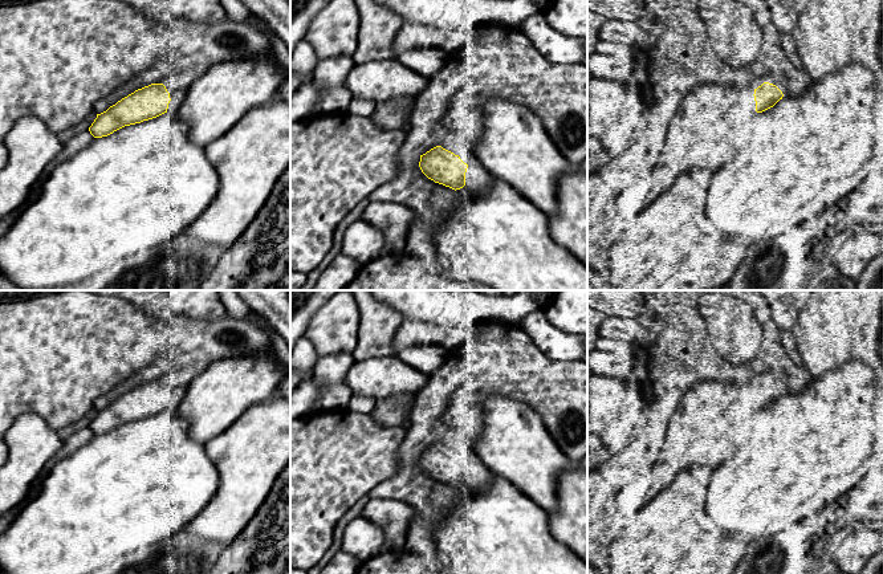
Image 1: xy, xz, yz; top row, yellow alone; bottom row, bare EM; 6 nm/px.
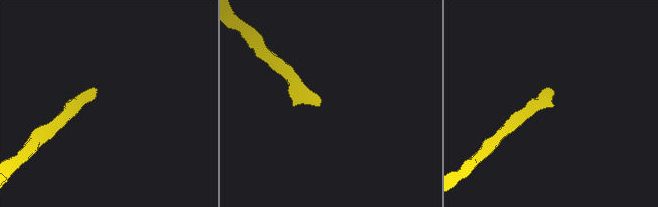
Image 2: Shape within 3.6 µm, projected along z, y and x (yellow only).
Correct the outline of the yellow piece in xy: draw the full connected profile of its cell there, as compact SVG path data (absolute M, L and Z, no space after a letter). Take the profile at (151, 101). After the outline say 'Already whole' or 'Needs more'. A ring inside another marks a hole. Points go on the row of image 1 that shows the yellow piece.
M151 84L97 114L89 131L94 138L102 138L125 126L156 118L167 111L176 114L186 94L187 89L182 89L171 95L163 84Z. Needs more

